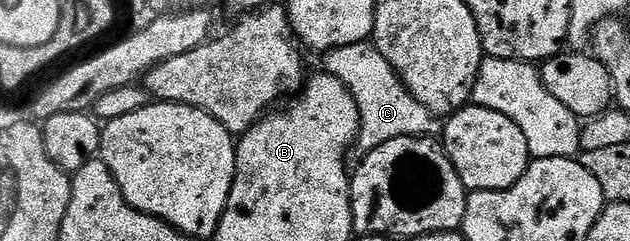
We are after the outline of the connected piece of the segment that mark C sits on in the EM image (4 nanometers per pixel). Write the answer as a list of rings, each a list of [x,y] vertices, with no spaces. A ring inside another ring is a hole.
[[[372,42],[363,44],[348,44],[333,48],[324,53],[324,71],[343,82],[355,98],[355,106],[359,108],[361,128],[357,132],[355,148],[358,153],[364,154],[383,146],[383,142],[391,142],[395,138],[404,136],[432,137],[433,131],[438,131],[439,120],[427,110],[407,90],[405,83],[391,64],[379,54],[379,50]]]

